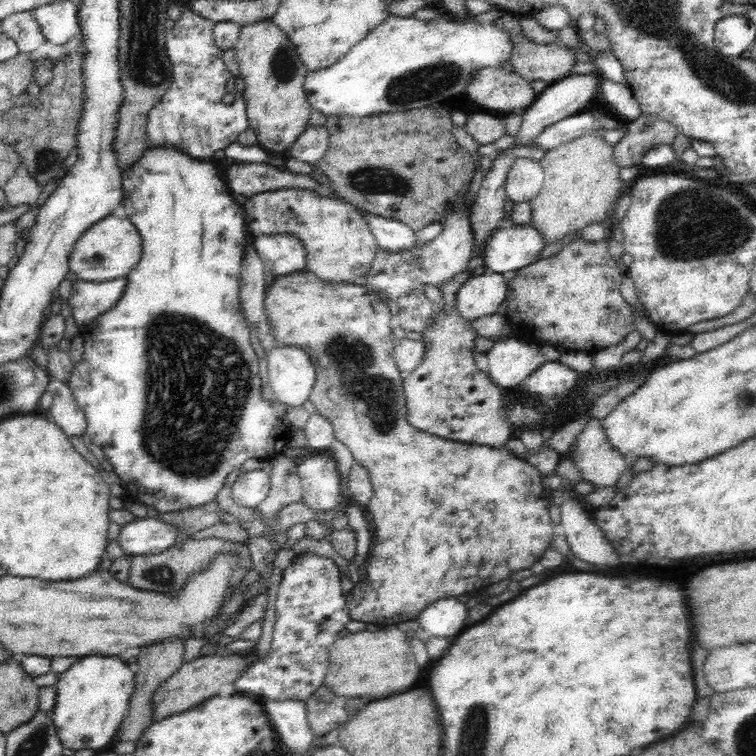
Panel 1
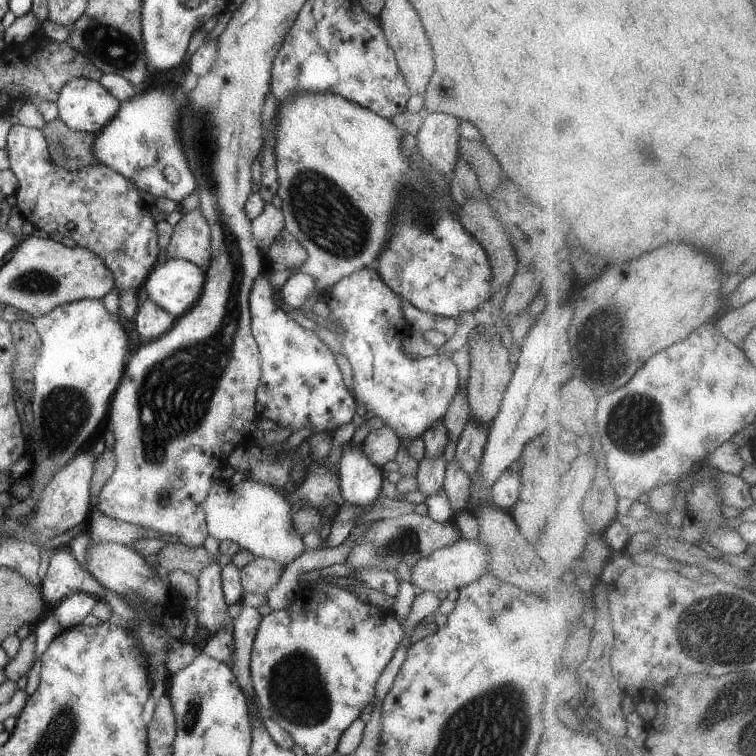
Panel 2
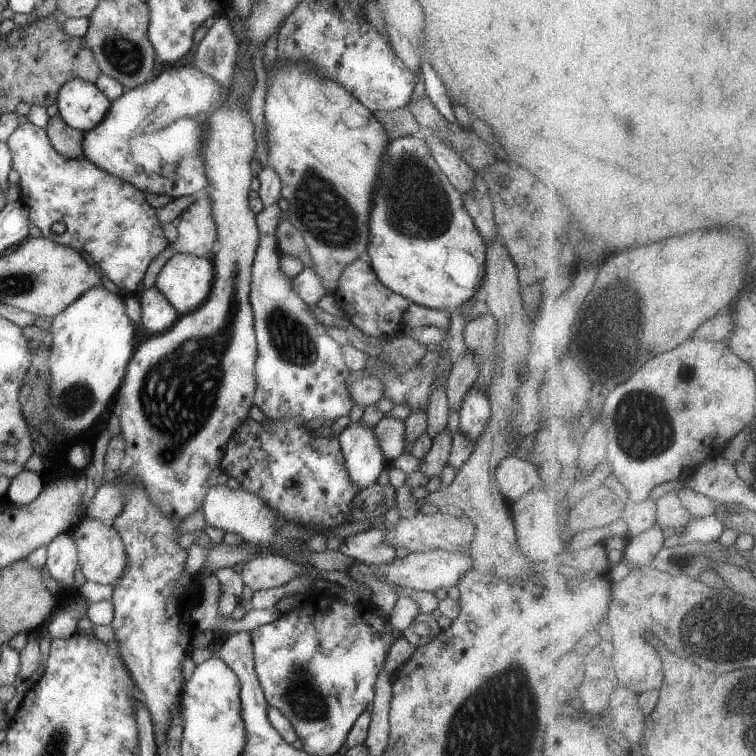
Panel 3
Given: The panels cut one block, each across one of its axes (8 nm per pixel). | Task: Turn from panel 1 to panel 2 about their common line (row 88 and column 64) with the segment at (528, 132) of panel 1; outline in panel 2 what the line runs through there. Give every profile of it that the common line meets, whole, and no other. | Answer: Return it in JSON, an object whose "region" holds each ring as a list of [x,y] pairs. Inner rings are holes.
{"region":[[[69,545],[49,551],[48,569],[40,588],[50,609],[74,593],[83,592],[97,599],[105,597],[107,590],[88,571],[82,570]]]}

